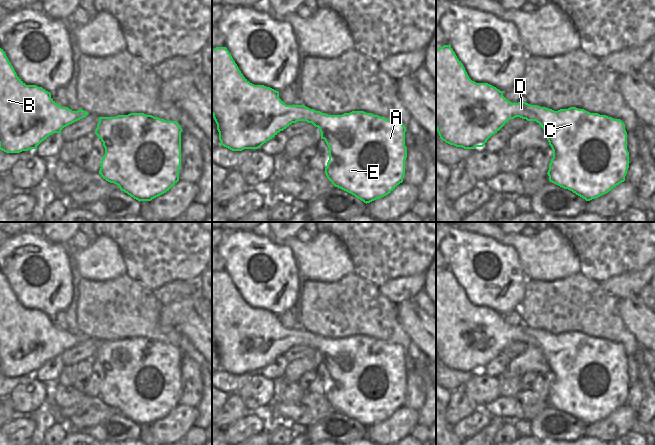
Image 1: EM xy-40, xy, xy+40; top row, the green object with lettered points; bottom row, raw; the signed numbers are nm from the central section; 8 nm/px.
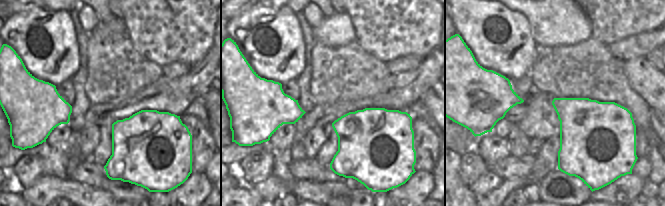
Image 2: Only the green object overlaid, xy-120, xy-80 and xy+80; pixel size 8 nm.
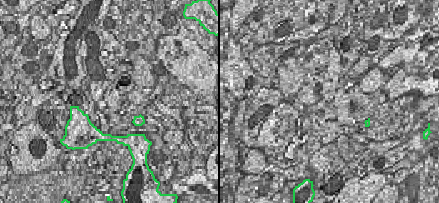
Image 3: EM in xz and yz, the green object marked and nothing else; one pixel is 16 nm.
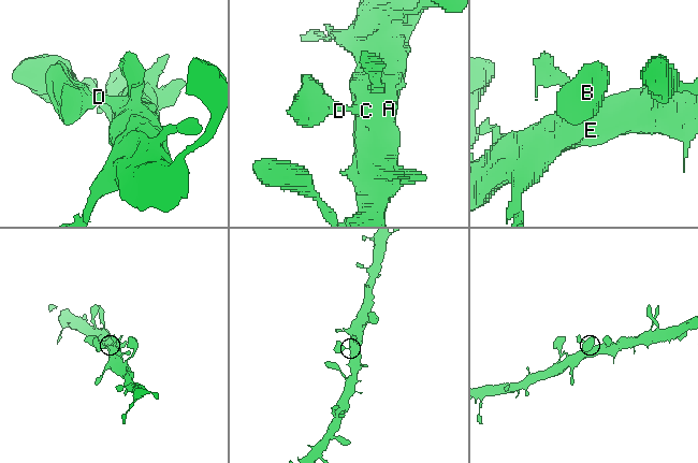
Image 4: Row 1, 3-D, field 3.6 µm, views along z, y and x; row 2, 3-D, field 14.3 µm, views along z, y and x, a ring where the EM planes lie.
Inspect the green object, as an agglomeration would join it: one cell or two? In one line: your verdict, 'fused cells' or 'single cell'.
single cell

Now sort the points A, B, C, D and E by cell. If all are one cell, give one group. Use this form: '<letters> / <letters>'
A B C D E

